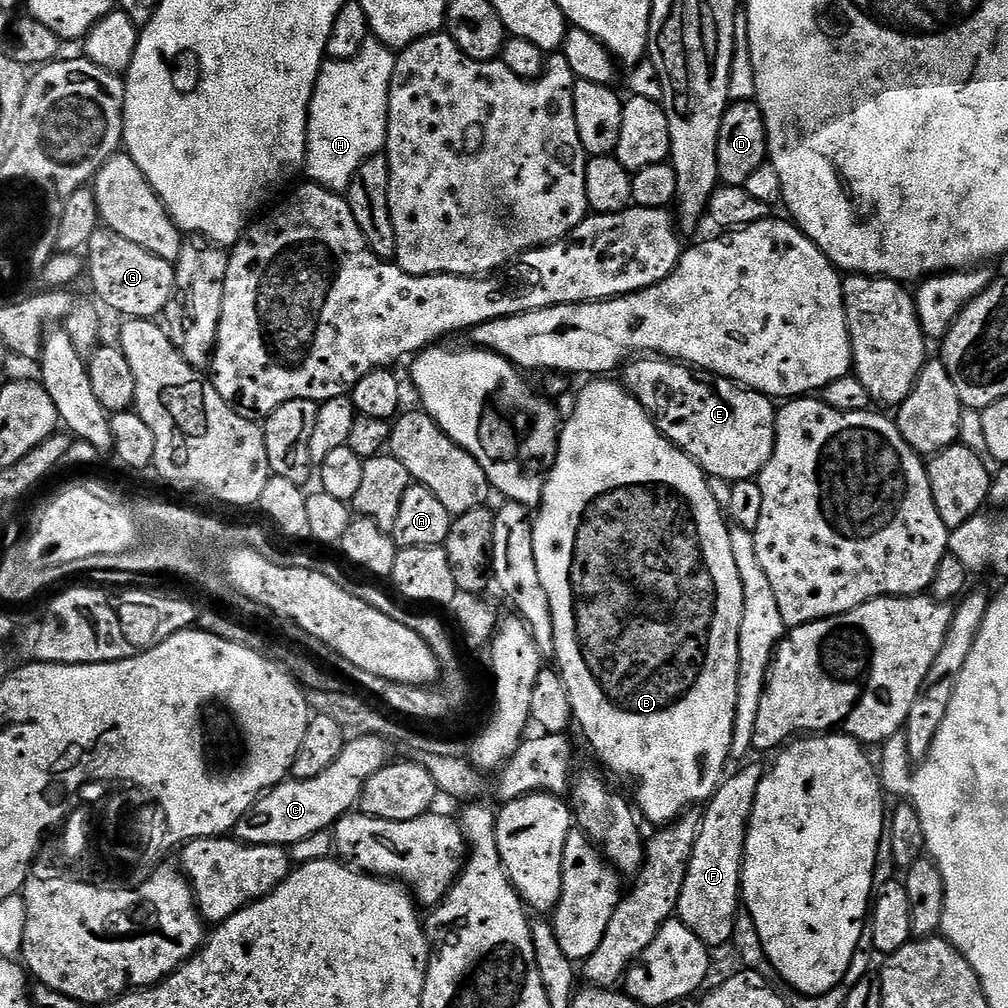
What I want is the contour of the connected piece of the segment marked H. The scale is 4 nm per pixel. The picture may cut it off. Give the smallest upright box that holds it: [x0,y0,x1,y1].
[306,36,397,193]

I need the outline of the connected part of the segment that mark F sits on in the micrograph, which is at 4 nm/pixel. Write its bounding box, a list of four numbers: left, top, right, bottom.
[676,764,765,949]

